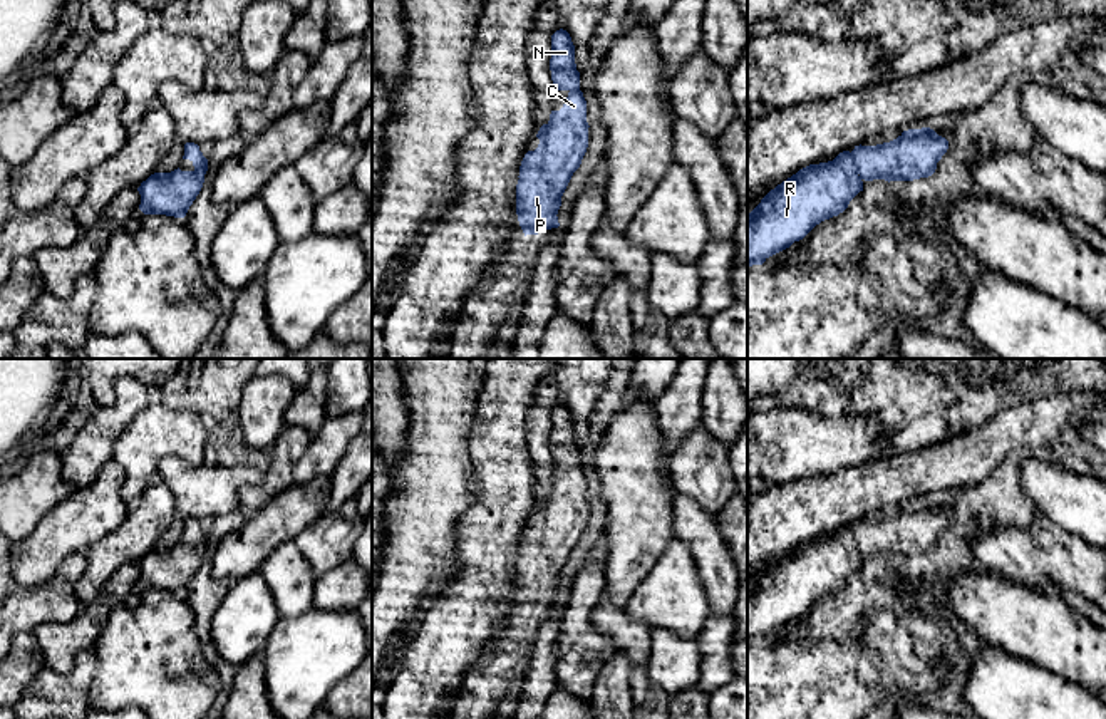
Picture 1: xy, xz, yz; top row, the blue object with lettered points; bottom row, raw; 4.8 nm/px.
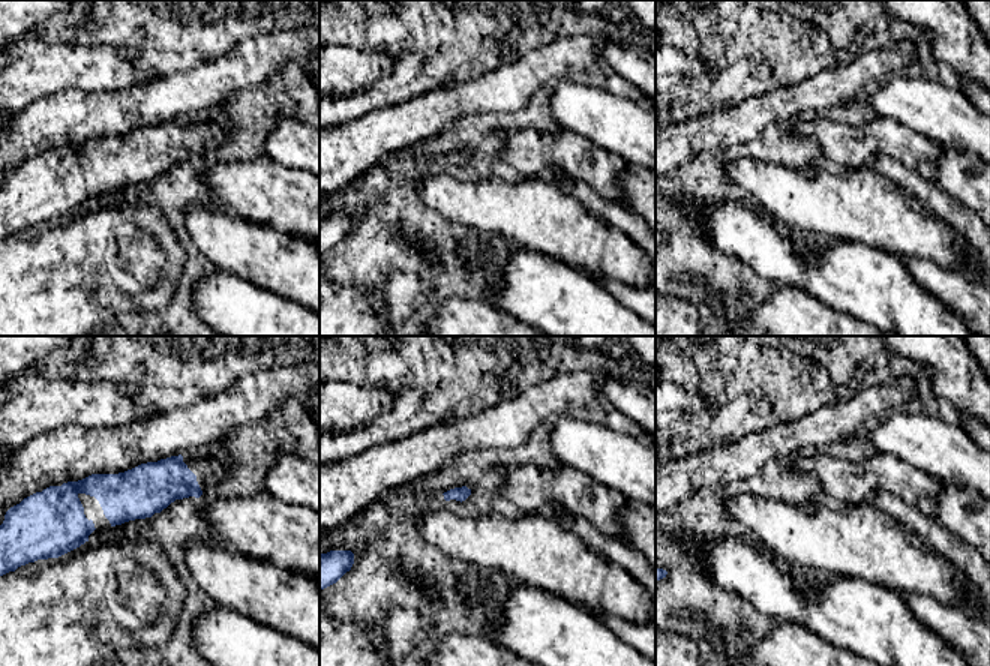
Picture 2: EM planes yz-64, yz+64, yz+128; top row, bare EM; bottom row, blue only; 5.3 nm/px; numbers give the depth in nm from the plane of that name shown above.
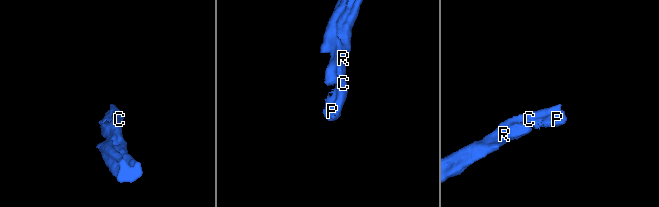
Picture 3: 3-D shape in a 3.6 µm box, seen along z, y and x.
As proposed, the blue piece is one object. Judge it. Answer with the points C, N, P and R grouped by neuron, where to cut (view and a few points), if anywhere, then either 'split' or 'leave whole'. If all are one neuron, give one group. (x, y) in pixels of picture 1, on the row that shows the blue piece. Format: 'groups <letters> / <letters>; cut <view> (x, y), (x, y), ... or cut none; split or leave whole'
groups C N P R; cut none; leave whole

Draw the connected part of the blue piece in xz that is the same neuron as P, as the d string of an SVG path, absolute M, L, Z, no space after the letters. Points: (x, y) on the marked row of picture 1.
M560 28L551 35L550 70L555 91L566 91L568 97L560 111L551 111L550 121L543 124L536 134L540 144L535 151L528 151L519 166L519 179L516 184L516 215L519 226L526 235L545 233L558 228L558 209L561 196L580 168L588 147L587 101L580 91L580 72L575 64L575 45L566 30Z

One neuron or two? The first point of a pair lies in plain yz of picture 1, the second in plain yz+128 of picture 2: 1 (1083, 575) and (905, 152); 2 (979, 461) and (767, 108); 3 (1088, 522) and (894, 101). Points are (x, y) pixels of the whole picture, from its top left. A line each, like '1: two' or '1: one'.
1: one
2: one
3: one

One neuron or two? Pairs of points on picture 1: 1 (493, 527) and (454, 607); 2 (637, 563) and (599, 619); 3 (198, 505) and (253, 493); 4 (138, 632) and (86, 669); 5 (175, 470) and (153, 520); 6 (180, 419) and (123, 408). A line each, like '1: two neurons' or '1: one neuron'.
1: one neuron
2: two neurons
3: two neurons
4: two neurons
5: two neurons
6: two neurons

